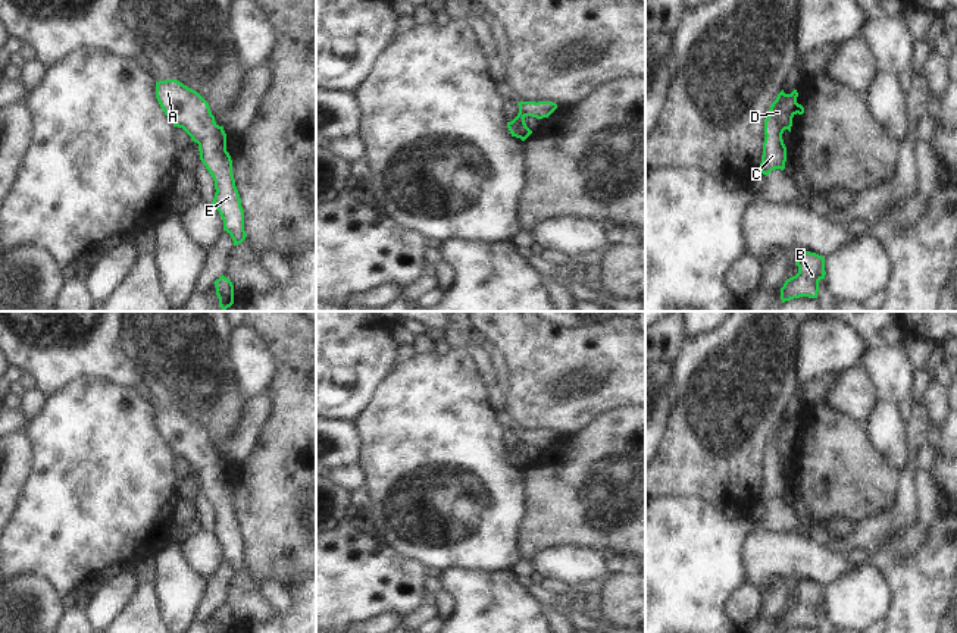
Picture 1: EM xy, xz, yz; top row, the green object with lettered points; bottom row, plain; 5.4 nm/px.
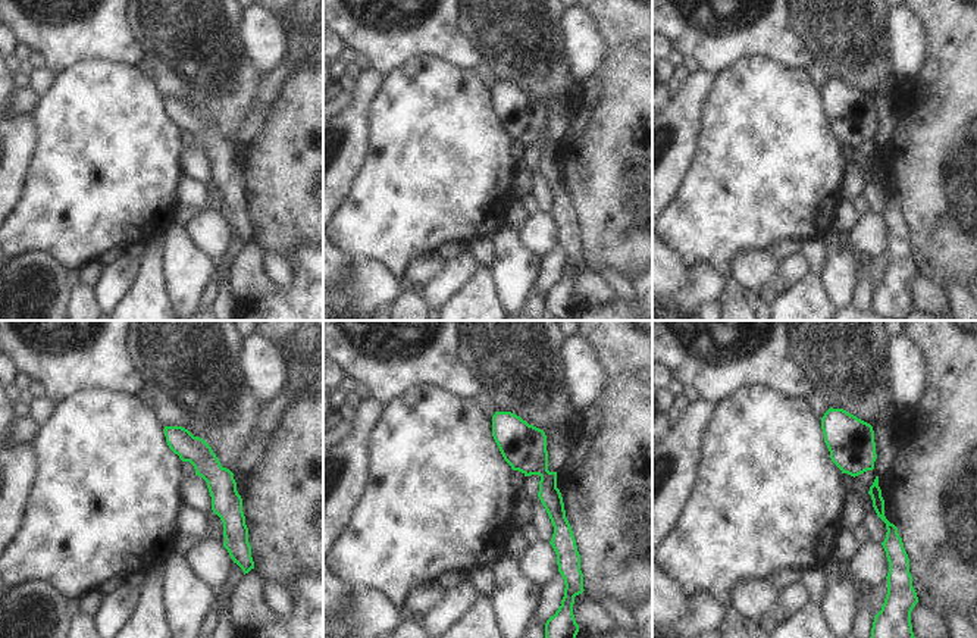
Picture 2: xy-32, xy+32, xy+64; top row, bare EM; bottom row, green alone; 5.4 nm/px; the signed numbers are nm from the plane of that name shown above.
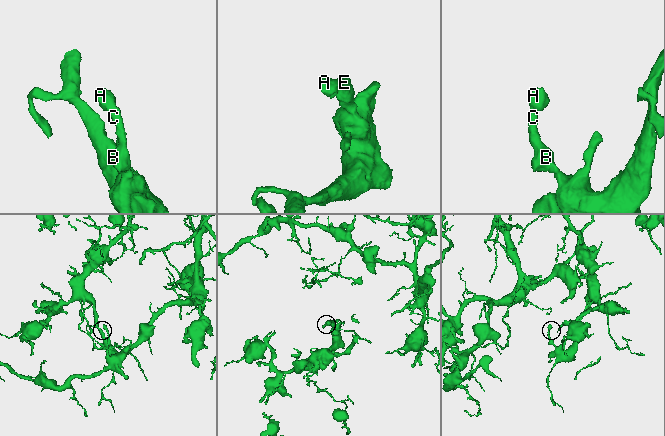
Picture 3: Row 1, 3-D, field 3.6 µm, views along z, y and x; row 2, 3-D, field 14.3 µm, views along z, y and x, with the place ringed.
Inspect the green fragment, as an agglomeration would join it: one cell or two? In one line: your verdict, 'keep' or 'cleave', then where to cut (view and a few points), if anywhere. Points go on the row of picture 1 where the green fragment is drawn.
keep; no cut

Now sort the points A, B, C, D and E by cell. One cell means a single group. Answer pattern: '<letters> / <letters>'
A B C D E

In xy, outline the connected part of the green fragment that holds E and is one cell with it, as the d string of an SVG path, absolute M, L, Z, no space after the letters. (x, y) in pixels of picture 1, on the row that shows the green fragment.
M176 79L156 82L156 98L172 120L182 128L191 141L198 144L200 160L215 181L215 198L212 204L219 211L234 245L241 244L244 231L244 210L232 175L232 160L226 151L226 134L223 126L215 122L209 103L194 90Z

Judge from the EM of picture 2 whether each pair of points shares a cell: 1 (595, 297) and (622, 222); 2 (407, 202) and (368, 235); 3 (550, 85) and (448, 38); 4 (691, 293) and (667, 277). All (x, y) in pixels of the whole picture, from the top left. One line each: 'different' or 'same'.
1: different
2: same
3: different
4: different

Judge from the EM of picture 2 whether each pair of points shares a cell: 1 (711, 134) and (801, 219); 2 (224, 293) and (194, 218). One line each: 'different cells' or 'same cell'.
1: same cell
2: same cell

